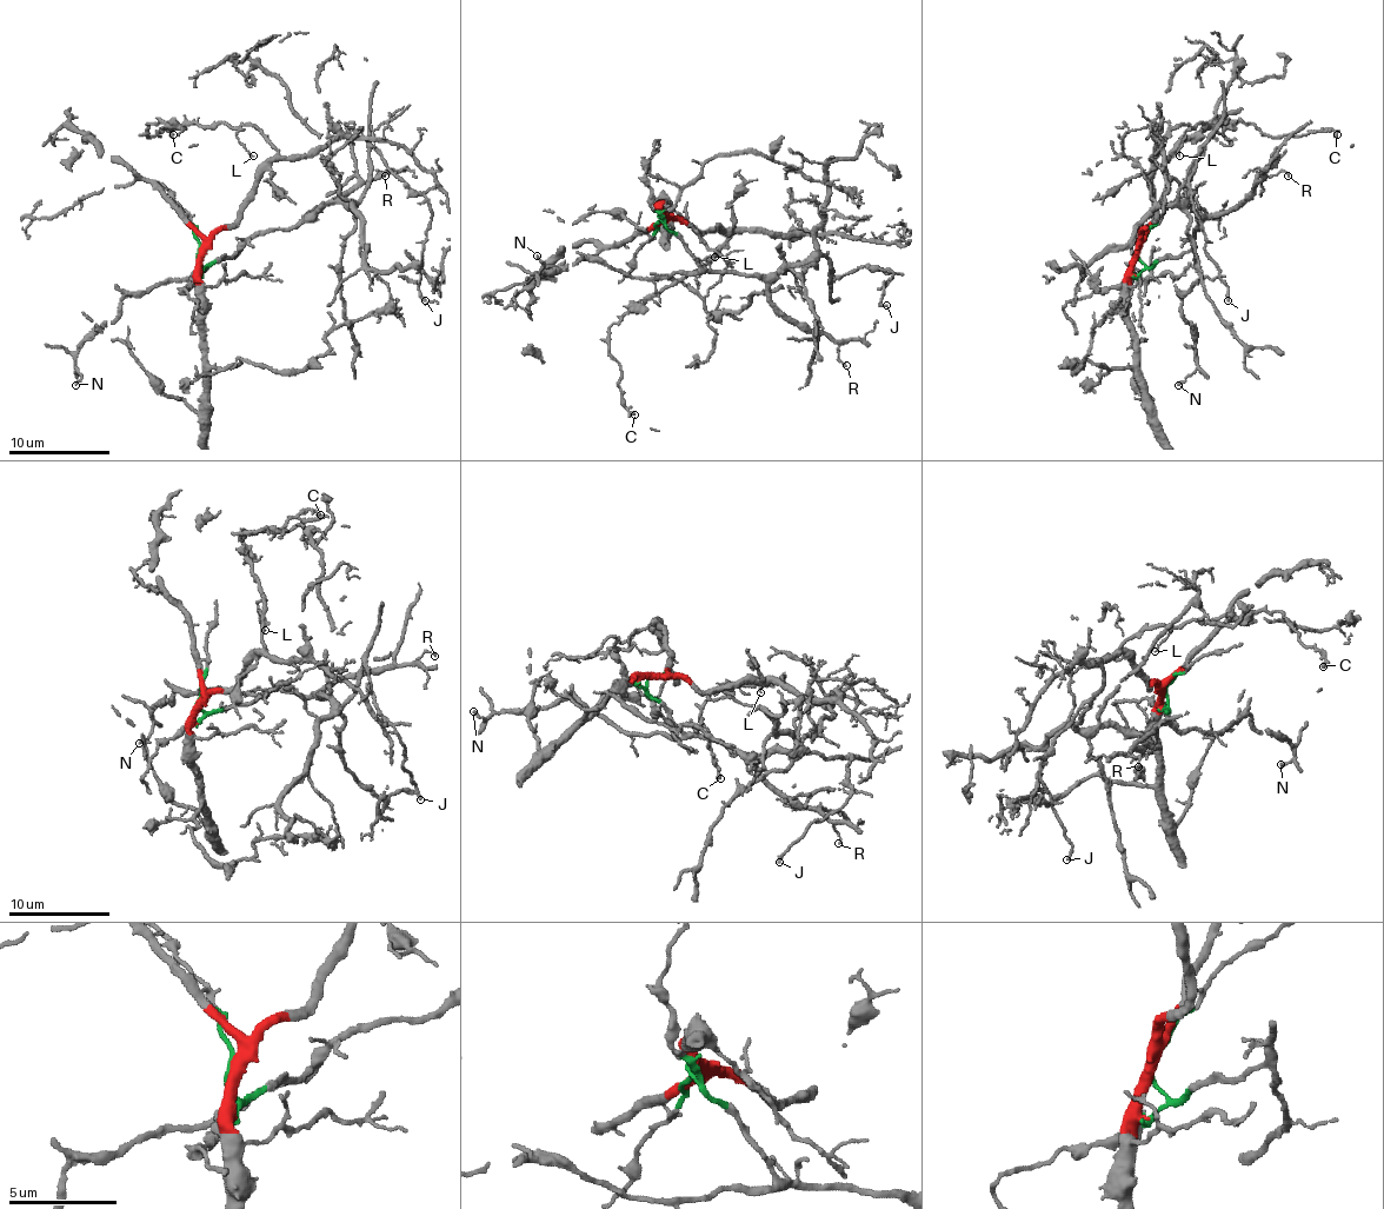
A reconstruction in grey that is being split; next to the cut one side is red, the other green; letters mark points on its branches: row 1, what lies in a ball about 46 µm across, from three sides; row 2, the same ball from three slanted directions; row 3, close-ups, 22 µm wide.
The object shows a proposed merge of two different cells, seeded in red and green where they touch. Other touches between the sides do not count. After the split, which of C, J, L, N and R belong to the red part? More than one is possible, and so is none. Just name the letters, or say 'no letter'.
C, L

